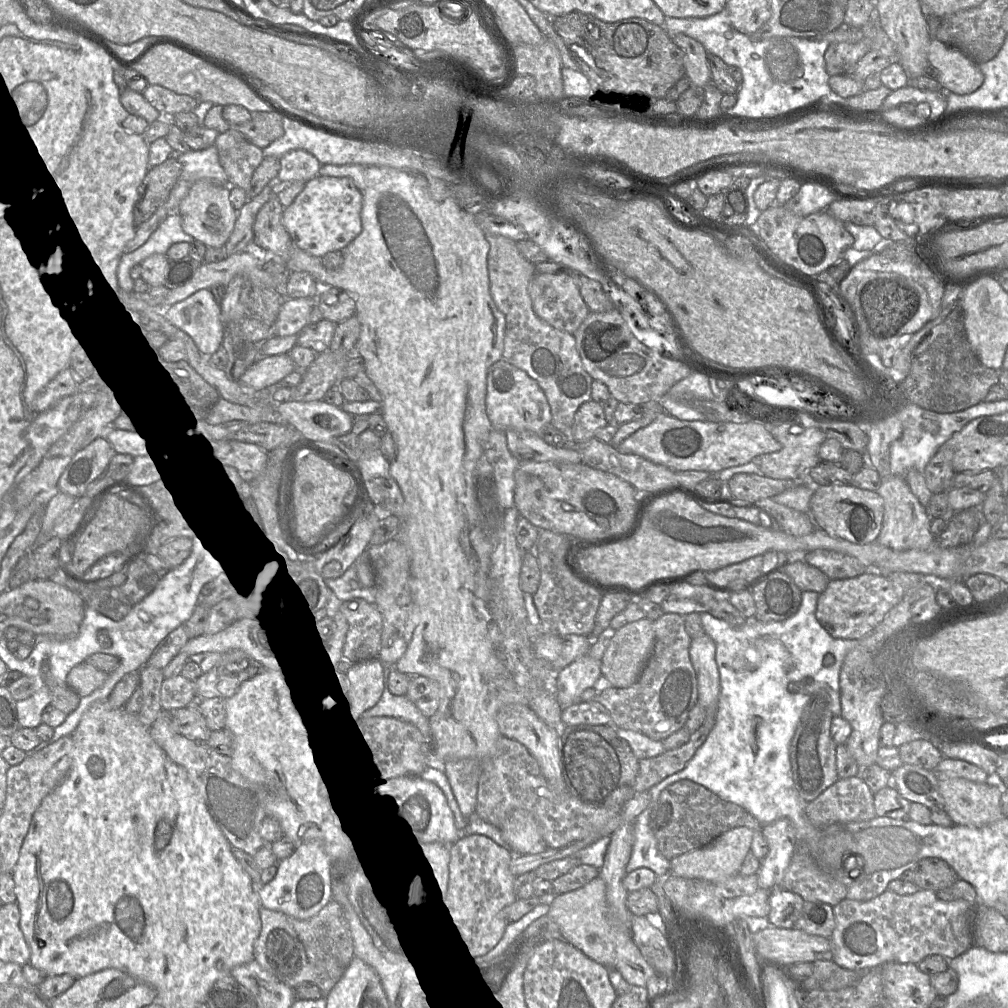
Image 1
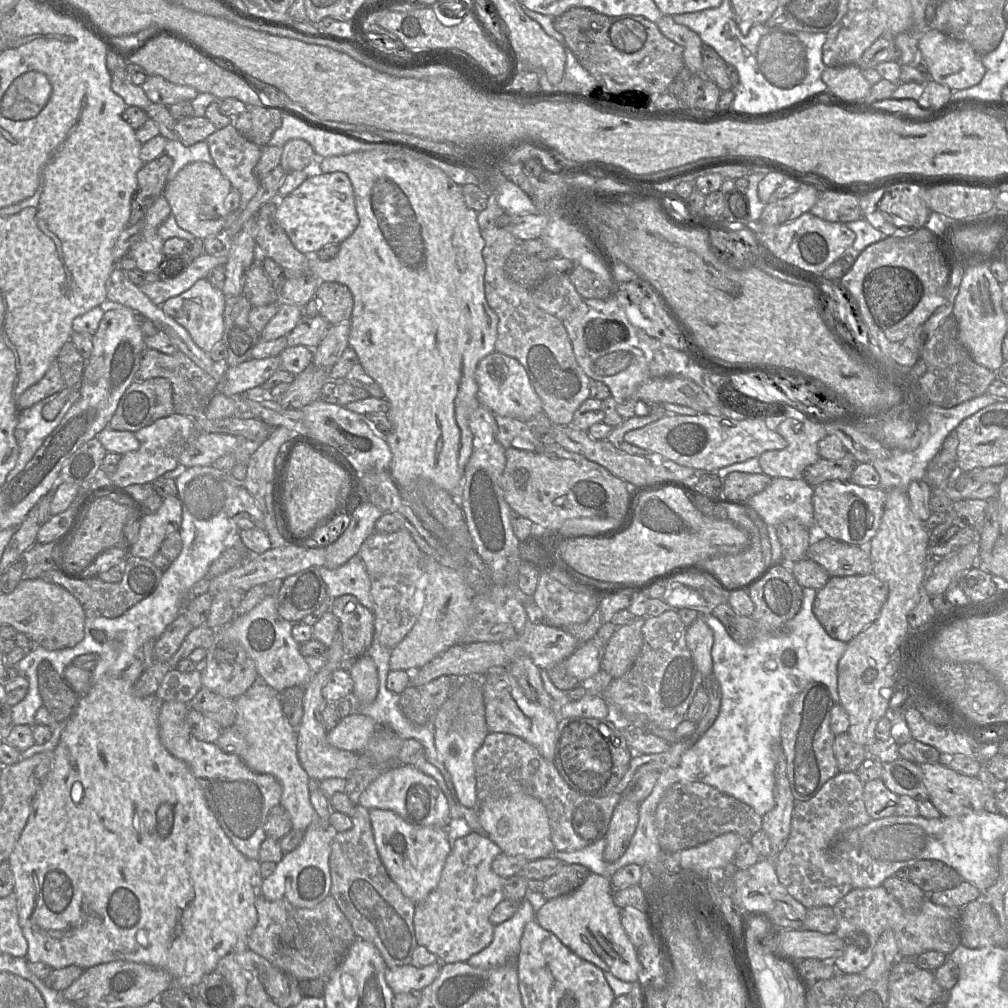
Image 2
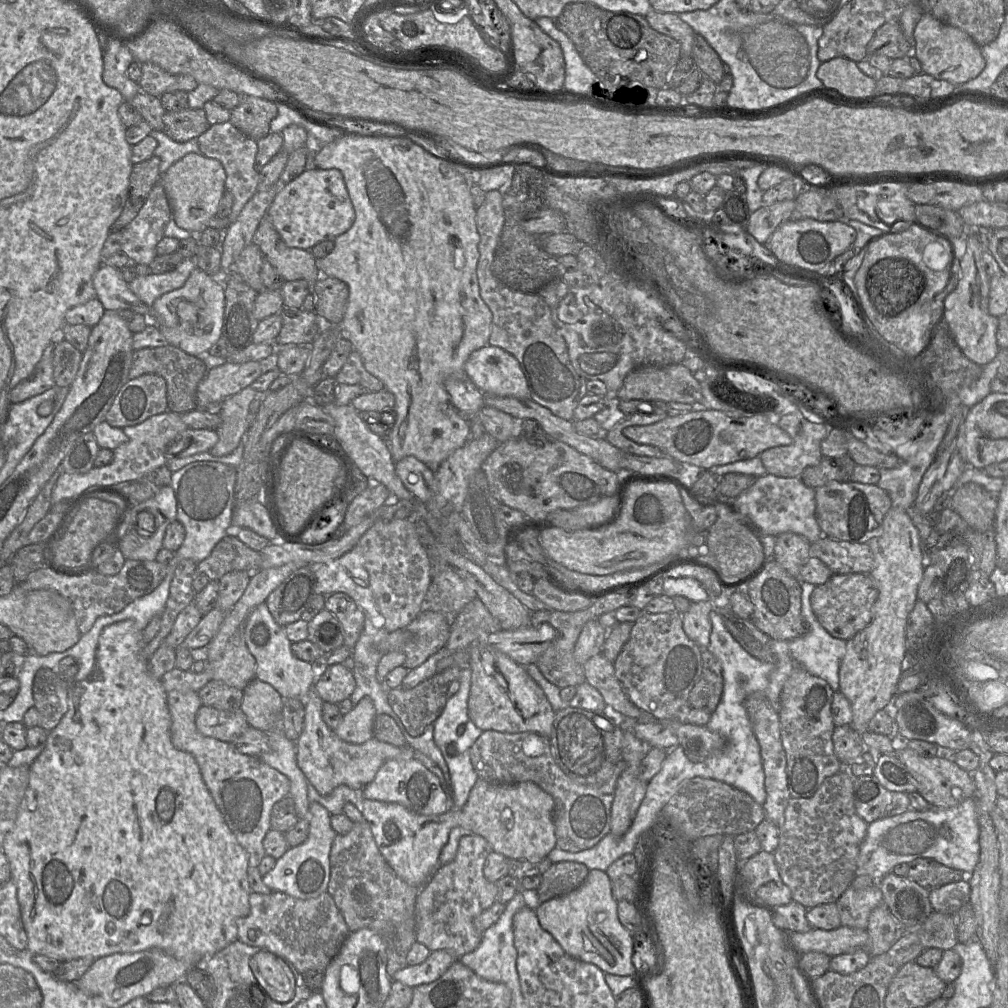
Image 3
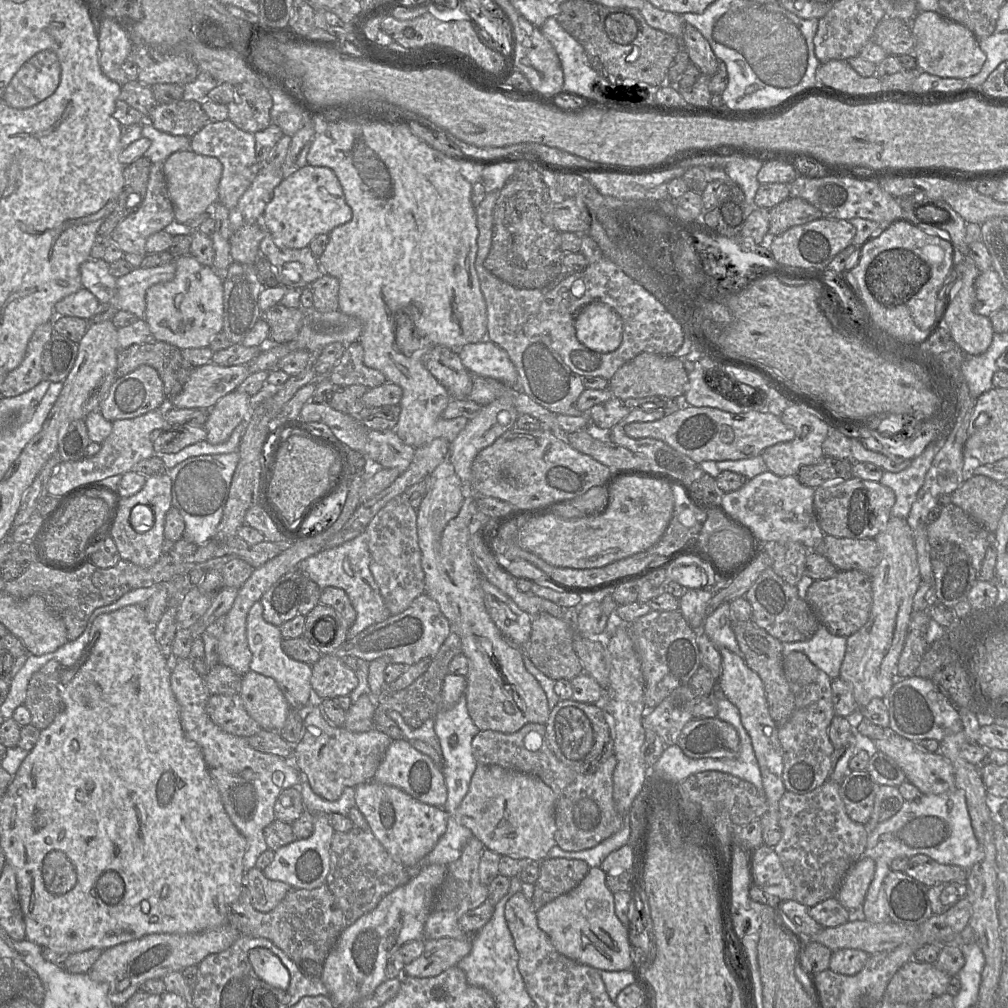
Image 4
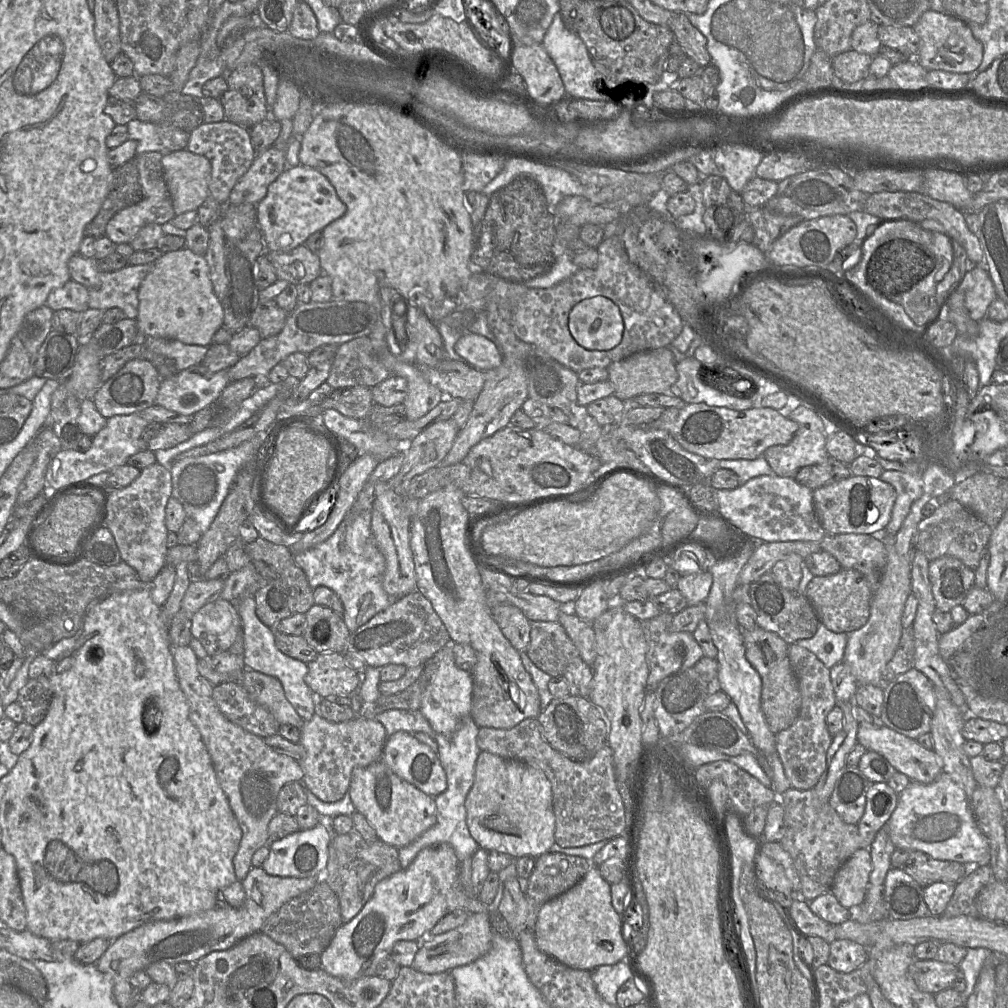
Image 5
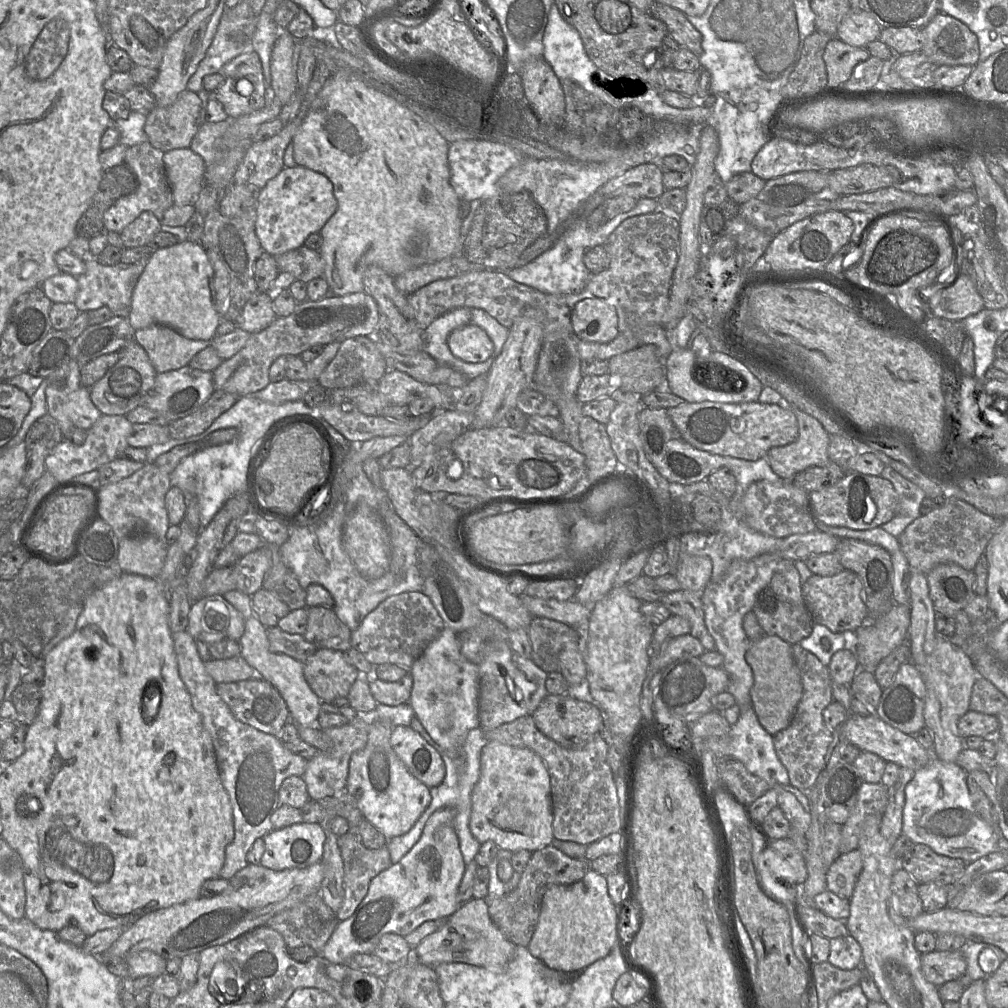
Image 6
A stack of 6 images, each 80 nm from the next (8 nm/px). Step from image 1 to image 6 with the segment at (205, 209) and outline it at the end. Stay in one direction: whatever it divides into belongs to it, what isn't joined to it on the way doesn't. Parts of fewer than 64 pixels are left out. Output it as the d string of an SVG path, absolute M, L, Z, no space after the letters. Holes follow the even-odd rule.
M188 147L164 152L163 163L173 203L178 206L193 204L204 186L204 159Z

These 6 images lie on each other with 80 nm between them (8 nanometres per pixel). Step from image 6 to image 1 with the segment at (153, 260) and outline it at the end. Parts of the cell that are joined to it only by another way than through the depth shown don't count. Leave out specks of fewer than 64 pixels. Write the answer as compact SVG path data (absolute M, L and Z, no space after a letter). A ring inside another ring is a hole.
M201 289L166 308L166 319L190 335L203 355L210 356L222 346L221 305L210 289Z

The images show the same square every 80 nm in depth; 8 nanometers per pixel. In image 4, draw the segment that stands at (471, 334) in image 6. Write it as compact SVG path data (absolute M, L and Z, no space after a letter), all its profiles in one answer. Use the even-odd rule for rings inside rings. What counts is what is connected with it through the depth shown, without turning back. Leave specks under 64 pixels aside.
M493 342L469 343L457 355L463 366L474 375L498 380L509 387L518 387L518 374L505 350Z

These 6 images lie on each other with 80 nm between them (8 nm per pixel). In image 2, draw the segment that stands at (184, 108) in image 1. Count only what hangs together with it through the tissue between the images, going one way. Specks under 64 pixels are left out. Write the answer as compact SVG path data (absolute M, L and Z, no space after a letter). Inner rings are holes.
M148 75L141 87L152 103L167 107L180 101L192 101L199 93L195 88L173 84L158 75Z

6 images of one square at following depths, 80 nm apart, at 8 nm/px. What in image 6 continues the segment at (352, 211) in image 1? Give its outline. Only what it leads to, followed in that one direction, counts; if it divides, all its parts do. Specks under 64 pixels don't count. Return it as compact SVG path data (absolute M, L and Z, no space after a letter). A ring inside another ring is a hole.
M296 165L283 168L258 192L255 233L264 252L276 257L304 245L312 233L319 233L337 210L333 184L322 173Z

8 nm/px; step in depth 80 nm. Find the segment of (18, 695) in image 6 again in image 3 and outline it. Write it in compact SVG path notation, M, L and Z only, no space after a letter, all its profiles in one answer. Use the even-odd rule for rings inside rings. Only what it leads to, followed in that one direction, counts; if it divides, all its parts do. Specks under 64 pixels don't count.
M49 668L37 670L33 683L34 707L39 712L39 726L51 731L68 710L68 691L74 677L57 675Z

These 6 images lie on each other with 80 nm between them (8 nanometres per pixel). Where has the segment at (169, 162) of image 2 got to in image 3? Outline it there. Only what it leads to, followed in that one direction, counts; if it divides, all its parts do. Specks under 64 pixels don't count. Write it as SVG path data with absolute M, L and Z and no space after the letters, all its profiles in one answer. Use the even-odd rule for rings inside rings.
M156 156L133 165L125 205L109 232L122 231L138 215L151 189L161 180L159 167L160 159Z

